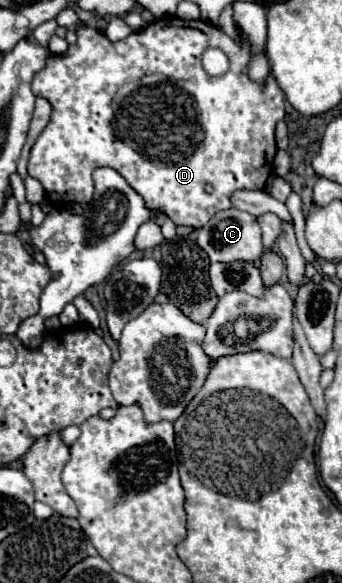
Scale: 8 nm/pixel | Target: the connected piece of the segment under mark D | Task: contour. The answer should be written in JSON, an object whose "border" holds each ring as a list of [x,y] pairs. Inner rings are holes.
{"border":[[[170,17],[168,23],[166,19],[156,19],[152,21],[146,29],[142,31],[136,31],[136,33],[130,33],[126,39],[122,41],[110,41],[100,29],[94,29],[90,25],[82,25],[78,31],[76,31],[78,39],[76,43],[69,45],[68,50],[64,55],[50,55],[46,59],[46,67],[42,71],[38,71],[34,75],[34,81],[32,81],[32,93],[36,97],[42,97],[46,99],[50,105],[52,105],[52,117],[50,117],[50,123],[46,125],[46,129],[40,133],[40,137],[36,139],[32,151],[30,151],[30,161],[28,161],[28,175],[38,179],[48,195],[48,201],[52,205],[60,205],[60,207],[66,207],[70,203],[90,203],[92,201],[92,195],[94,195],[94,181],[92,181],[92,171],[98,169],[98,167],[112,167],[112,169],[118,169],[118,173],[128,181],[128,185],[146,201],[146,207],[150,211],[162,211],[168,219],[172,219],[176,225],[186,225],[186,227],[194,227],[194,229],[200,229],[204,227],[218,211],[222,209],[232,209],[232,193],[238,191],[238,189],[256,189],[256,191],[262,191],[266,187],[266,181],[272,173],[272,161],[274,161],[274,155],[276,155],[276,141],[274,141],[274,127],[280,119],[284,119],[284,103],[282,103],[282,89],[278,87],[274,75],[266,77],[266,81],[252,81],[248,77],[248,65],[252,61],[252,45],[250,45],[250,39],[246,33],[240,33],[242,37],[242,45],[238,41],[234,41],[232,37],[228,37],[224,31],[220,31],[218,27],[210,25],[210,23],[204,23],[204,21],[184,21],[178,19],[178,17]],[[208,47],[218,47],[222,49],[228,59],[230,59],[230,73],[224,73],[220,77],[210,77],[208,73],[204,73],[204,67],[202,67],[202,53],[208,49]],[[182,79],[188,81],[188,87],[192,87],[190,83],[196,81],[196,95],[190,95],[190,93],[184,93],[182,95]],[[124,97],[134,97],[134,101],[122,101]],[[206,185],[212,185],[212,193],[206,193]]]}

